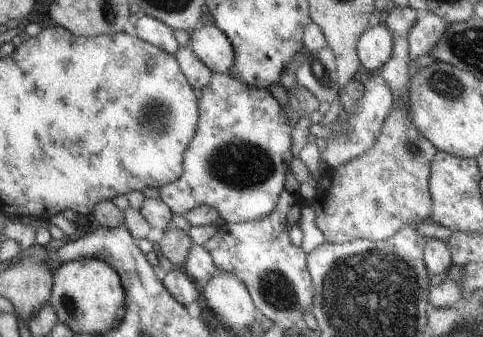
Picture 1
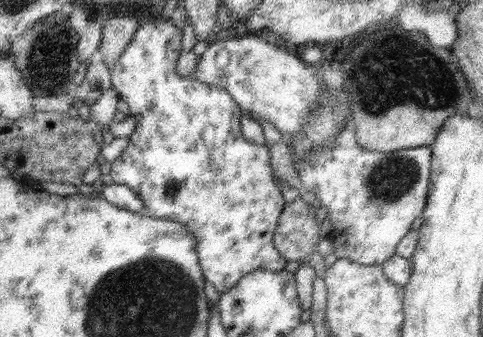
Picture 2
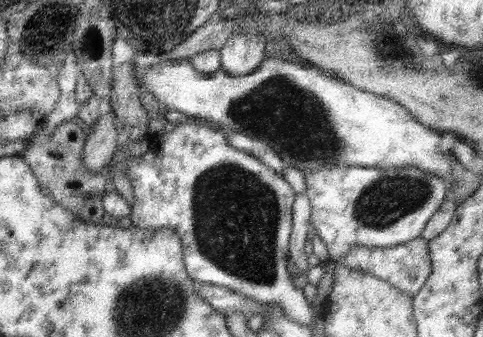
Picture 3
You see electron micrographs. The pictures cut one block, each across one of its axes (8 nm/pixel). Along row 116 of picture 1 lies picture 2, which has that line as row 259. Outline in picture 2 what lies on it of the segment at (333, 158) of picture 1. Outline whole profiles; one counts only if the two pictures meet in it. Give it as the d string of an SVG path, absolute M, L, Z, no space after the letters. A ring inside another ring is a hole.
M347 124L343 132L333 140L331 150L313 154L309 160L297 166L297 172L301 188L305 192L315 194L315 206L325 208L327 220L331 224L331 234L327 236L327 240L331 242L333 256L337 260L355 262L359 266L383 266L387 258L395 256L399 240L407 232L411 232L411 224L425 210L429 194L429 178L431 178L431 146L397 150L391 154L365 150L359 146L353 126Z

